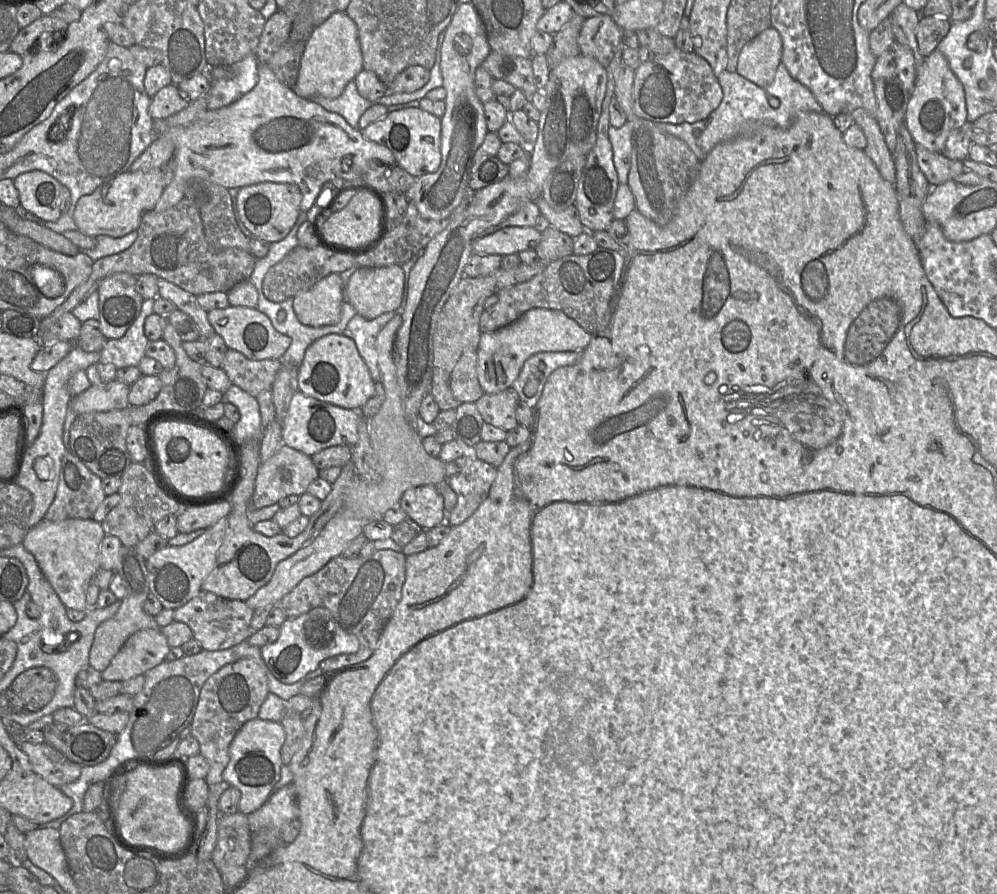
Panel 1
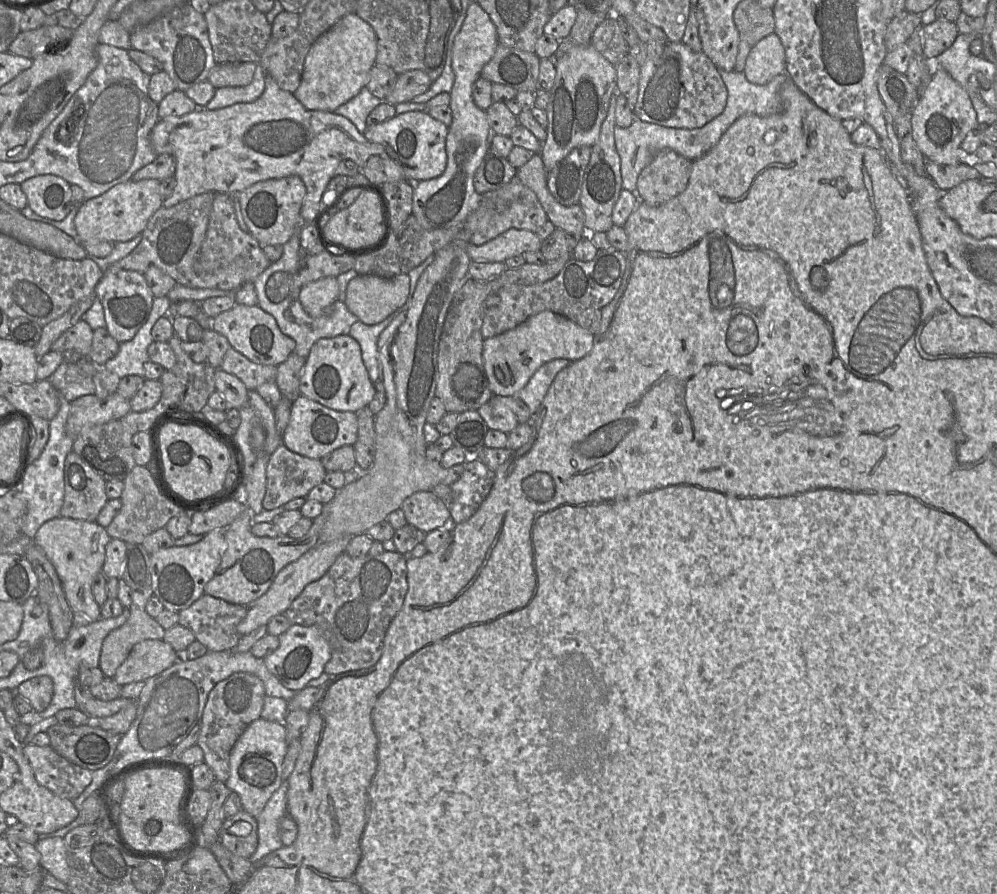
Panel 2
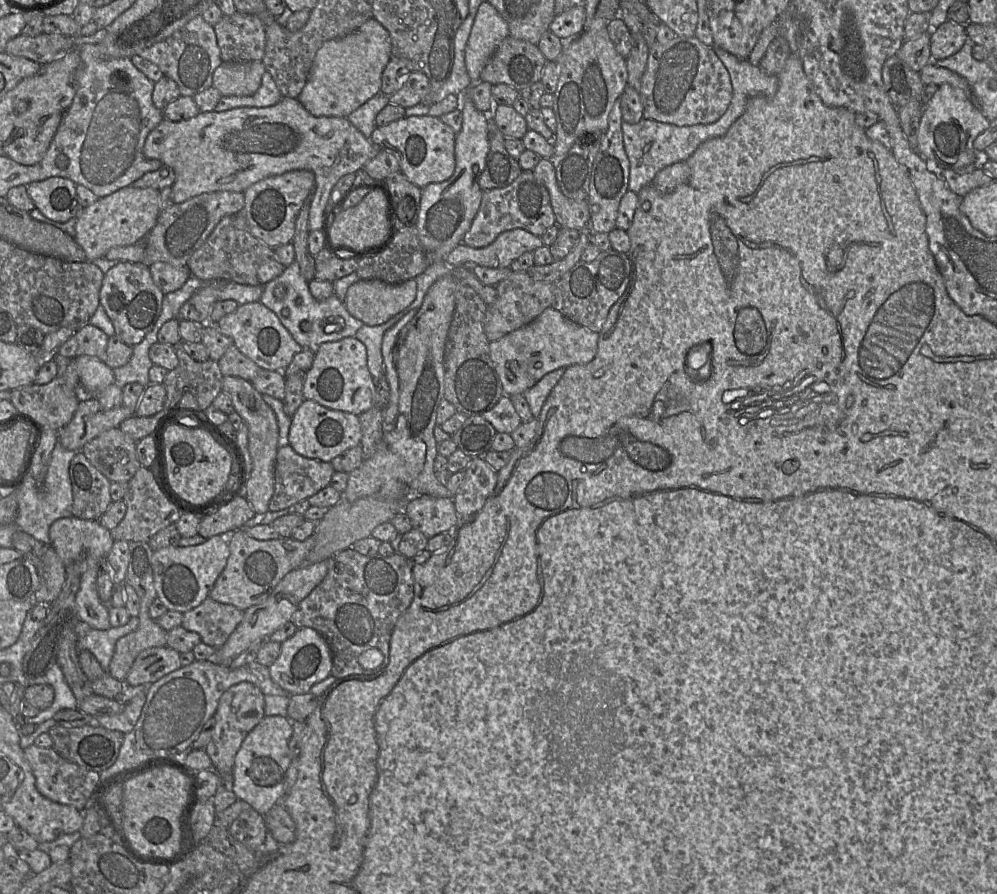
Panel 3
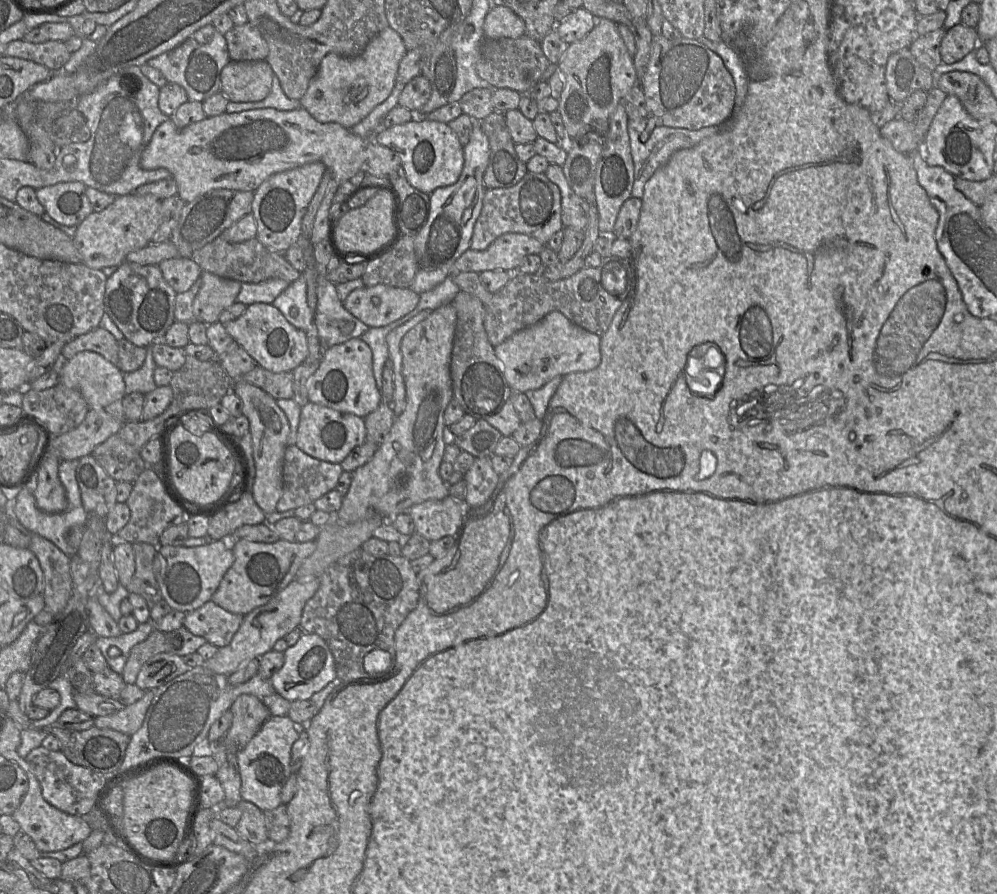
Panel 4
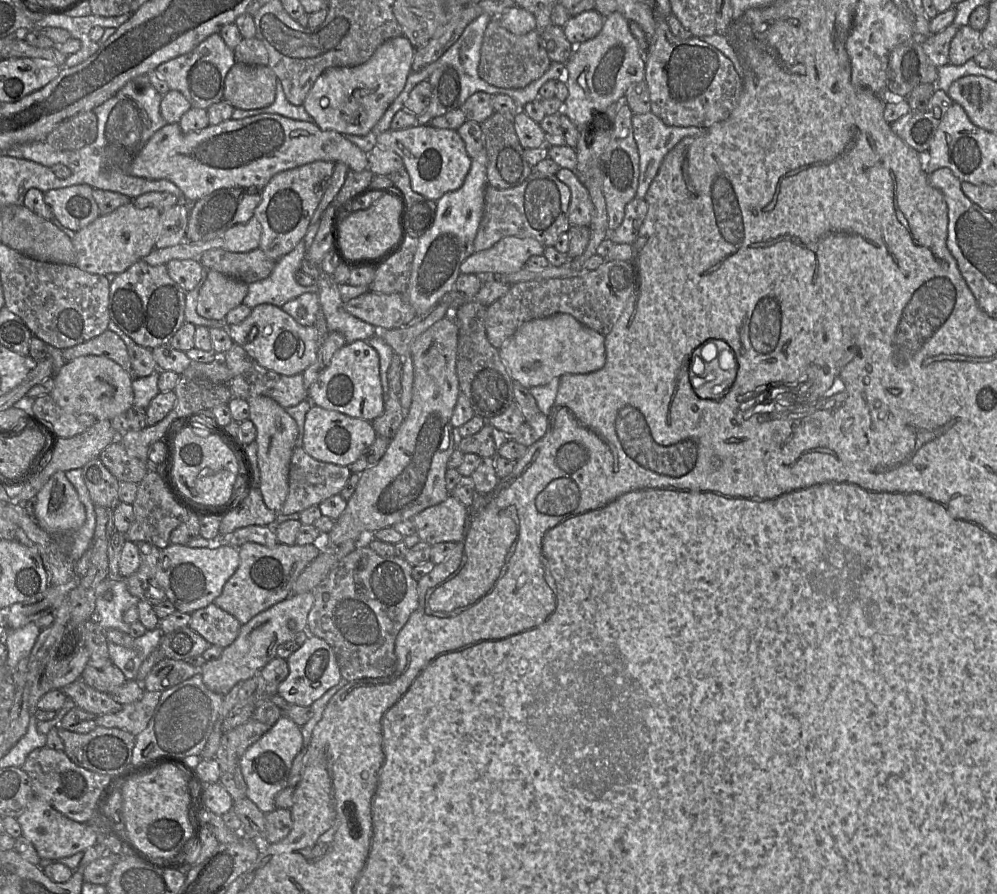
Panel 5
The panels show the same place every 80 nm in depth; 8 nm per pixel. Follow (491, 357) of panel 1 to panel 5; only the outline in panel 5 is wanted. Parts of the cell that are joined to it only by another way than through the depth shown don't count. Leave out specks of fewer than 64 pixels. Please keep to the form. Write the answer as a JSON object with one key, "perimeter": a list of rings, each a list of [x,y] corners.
{"perimeter":[[[567,313],[530,320],[521,325],[499,350],[514,382],[526,388],[544,386],[564,374],[585,374],[603,368],[605,337]]]}

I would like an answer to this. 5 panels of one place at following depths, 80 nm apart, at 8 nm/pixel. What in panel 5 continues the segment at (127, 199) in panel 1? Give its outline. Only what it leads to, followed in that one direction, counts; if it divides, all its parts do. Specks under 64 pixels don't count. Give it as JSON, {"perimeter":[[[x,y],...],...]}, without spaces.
{"perimeter":[[[133,201],[117,208],[110,214],[100,215],[92,223],[76,232],[76,236],[72,239],[76,254],[74,265],[85,272],[99,275],[118,274],[125,271],[155,249],[160,215],[161,212],[158,209],[154,207],[140,209],[135,206]]]}

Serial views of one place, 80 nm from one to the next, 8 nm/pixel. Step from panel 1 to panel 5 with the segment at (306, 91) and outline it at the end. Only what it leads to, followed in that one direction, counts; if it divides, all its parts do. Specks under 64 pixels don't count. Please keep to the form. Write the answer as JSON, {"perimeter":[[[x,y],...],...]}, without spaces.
{"perimeter":[[[405,36],[388,39],[365,63],[326,69],[309,90],[303,106],[324,130],[341,134],[367,135],[403,91],[412,72],[415,47]]]}

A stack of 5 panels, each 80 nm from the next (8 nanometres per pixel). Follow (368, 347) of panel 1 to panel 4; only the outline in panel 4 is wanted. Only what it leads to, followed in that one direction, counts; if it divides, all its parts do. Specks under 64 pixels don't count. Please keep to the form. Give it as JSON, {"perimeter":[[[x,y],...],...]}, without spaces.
{"perimeter":[[[417,310],[400,319],[382,327],[369,327],[369,329],[361,335],[361,339],[369,345],[373,355],[373,373],[379,392],[382,389],[383,370],[389,360],[389,351],[386,343],[387,334],[394,328],[404,324],[417,314]]]}

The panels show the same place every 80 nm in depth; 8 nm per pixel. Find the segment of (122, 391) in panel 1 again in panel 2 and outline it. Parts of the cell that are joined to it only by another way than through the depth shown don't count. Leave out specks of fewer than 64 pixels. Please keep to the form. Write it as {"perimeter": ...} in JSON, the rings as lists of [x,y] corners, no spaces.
{"perimeter":[[[118,392],[104,399],[96,394],[84,395],[70,402],[66,432],[74,439],[83,427],[119,420],[130,411],[129,399]]]}

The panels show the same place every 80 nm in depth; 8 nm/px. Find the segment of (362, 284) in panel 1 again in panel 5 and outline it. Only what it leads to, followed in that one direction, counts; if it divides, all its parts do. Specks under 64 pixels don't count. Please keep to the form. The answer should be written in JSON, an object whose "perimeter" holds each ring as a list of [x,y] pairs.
{"perimeter":[[[368,291],[344,303],[344,309],[378,330],[405,327],[418,318],[414,307],[402,293]]]}

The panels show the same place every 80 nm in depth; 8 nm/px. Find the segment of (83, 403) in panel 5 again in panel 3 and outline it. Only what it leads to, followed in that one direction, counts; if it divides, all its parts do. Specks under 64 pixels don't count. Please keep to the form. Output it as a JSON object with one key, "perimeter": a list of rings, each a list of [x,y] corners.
{"perimeter":[[[81,355],[74,358],[80,383],[94,395],[115,383],[113,369],[95,356]]]}

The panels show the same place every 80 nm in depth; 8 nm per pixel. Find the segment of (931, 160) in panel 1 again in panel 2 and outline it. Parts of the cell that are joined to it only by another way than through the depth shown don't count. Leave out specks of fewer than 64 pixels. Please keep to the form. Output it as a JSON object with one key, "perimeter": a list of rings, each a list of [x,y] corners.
{"perimeter":[[[926,161],[925,173],[942,191],[948,191],[966,180],[981,177],[973,166],[965,163],[942,165]]]}

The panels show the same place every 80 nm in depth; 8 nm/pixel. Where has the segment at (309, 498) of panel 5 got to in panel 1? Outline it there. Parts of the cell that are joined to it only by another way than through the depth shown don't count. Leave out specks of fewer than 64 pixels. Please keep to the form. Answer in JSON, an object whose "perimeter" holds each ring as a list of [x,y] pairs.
{"perimeter":[[[282,444],[264,463],[261,463],[255,479],[251,507],[261,509],[277,503],[290,495],[301,496],[312,481],[319,477],[319,469],[311,457]]]}

